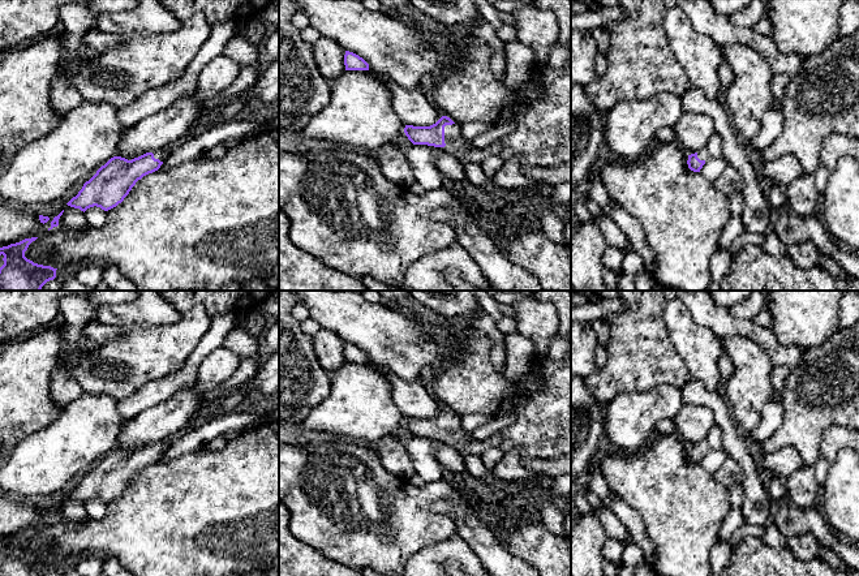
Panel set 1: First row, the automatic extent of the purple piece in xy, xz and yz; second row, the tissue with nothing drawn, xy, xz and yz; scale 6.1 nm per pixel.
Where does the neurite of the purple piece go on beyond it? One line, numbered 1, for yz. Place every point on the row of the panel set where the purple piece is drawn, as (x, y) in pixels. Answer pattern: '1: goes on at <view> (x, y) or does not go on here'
1: goes on at yz (713, 149)

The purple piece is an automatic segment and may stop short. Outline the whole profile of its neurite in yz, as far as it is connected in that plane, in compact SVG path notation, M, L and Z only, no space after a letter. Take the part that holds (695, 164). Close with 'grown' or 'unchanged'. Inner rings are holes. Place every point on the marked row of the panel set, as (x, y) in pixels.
M713 134L708 145L697 152L688 155L688 168L693 172L700 172L706 160L722 156L722 141L718 134Z; grown

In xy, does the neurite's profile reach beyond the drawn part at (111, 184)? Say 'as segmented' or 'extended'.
extended

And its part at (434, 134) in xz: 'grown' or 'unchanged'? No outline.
grown

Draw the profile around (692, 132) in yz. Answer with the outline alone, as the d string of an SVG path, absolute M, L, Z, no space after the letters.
M684 112L674 125L674 132L675 141L691 155L708 145L714 134L714 124L703 113Z

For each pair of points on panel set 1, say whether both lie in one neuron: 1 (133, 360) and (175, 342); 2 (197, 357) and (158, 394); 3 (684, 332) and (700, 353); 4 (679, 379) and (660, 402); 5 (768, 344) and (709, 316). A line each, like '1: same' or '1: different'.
1: same
2: same
3: same
4: different
5: same

